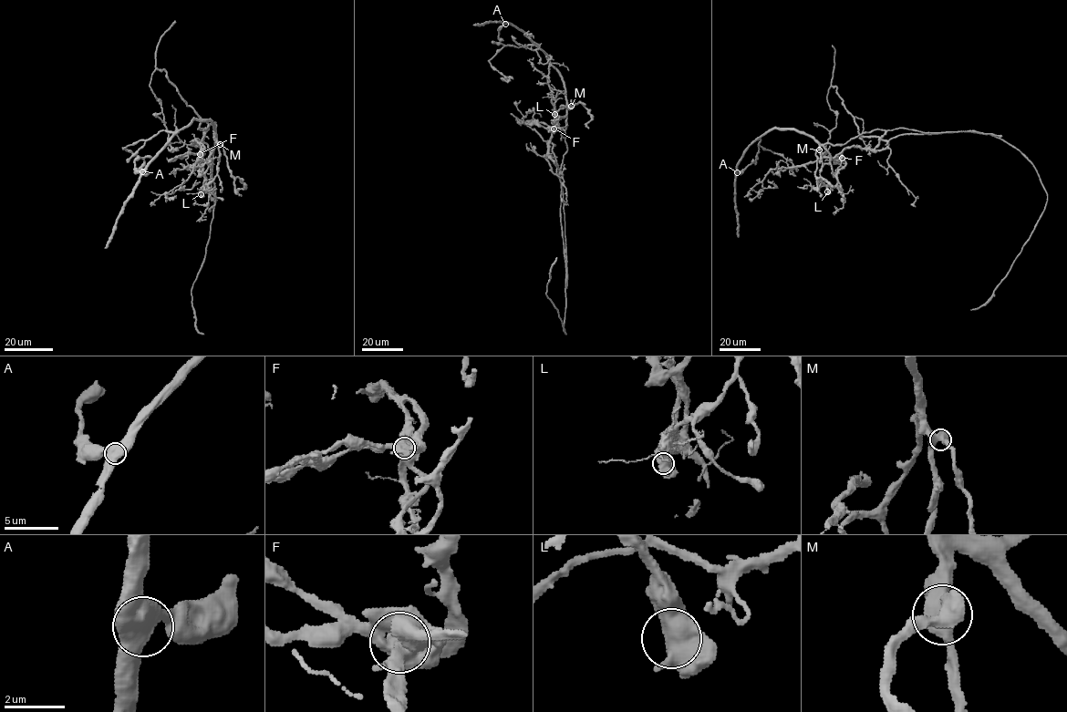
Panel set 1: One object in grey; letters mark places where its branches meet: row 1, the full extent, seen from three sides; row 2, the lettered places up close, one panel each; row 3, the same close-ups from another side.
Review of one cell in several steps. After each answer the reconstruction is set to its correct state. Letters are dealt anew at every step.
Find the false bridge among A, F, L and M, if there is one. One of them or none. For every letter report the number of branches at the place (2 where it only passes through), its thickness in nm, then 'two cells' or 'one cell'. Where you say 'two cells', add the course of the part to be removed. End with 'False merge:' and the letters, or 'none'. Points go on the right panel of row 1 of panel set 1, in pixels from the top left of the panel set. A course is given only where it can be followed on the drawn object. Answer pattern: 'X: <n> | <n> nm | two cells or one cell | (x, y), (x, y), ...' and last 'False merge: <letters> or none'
A: 3 | 500 nm | one cell
F: 3 | 700 nm | two cells | (841, 158), (899, 135), (971, 131), (1031, 163), (1045, 209), (994, 294), (970, 310)
L: 3 | 500 nm | one cell
M: 3 | 500 nm | one cell
False merge: F

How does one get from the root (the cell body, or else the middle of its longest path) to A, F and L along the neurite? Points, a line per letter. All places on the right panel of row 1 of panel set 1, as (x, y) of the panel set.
A: (917, 131), (874, 129), (844, 144), (833, 145), (819, 144), (794, 129), (770, 128), (749, 146), (737, 172)
F: (917, 131), (902, 128), (888, 129), (873, 149), (851, 146), (842, 151), (841, 158)
L: (917, 131), (888, 129), (872, 149), (846, 148), (838, 169), (837, 183), (826, 185), (827, 191)

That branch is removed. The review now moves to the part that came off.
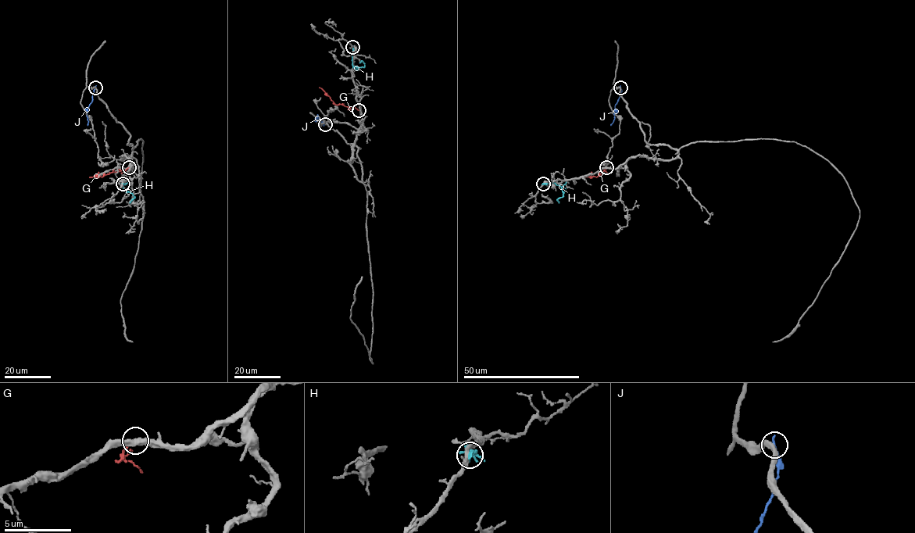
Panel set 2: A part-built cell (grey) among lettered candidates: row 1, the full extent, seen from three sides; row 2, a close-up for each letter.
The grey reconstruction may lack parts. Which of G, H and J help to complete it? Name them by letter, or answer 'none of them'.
G

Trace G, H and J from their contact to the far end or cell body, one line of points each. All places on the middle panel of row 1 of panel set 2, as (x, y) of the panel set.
G: (359, 110), (336, 105), (319, 87)
H: (352, 47), (352, 64), (364, 66), (362, 62), (359, 62)
J: (324, 124), (316, 118), (317, 115)

